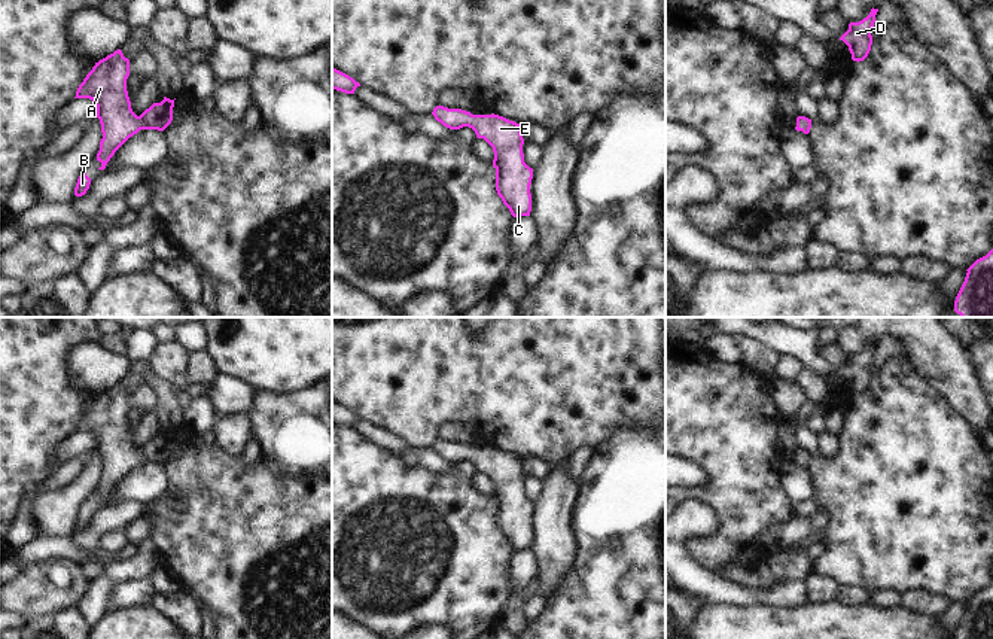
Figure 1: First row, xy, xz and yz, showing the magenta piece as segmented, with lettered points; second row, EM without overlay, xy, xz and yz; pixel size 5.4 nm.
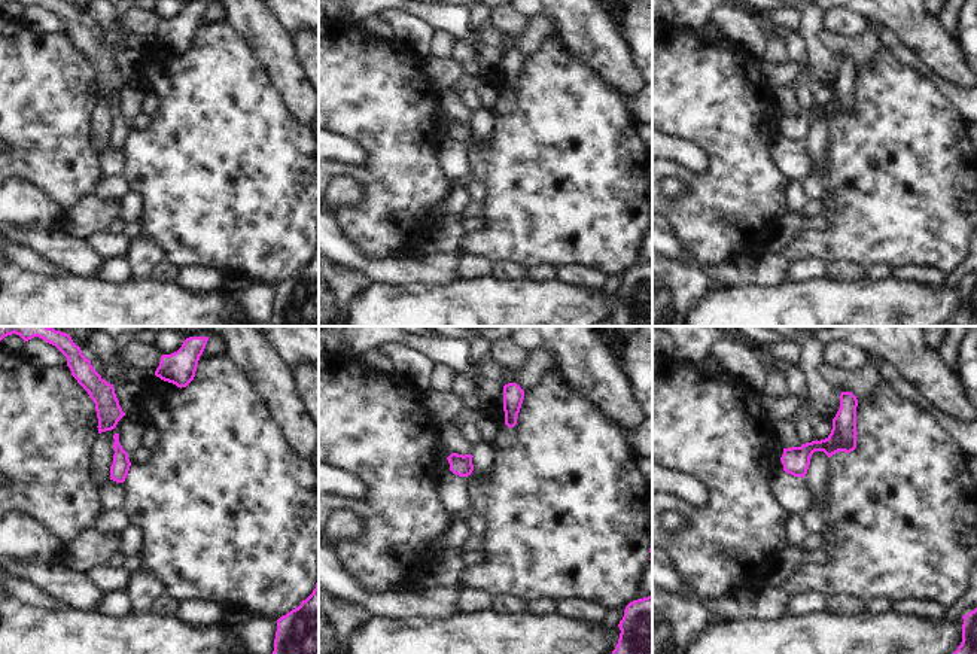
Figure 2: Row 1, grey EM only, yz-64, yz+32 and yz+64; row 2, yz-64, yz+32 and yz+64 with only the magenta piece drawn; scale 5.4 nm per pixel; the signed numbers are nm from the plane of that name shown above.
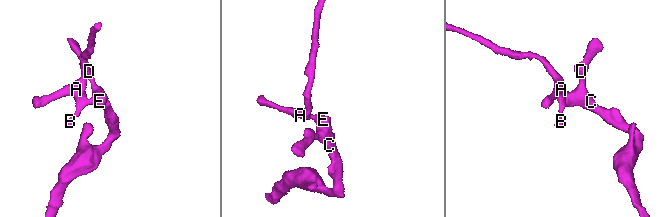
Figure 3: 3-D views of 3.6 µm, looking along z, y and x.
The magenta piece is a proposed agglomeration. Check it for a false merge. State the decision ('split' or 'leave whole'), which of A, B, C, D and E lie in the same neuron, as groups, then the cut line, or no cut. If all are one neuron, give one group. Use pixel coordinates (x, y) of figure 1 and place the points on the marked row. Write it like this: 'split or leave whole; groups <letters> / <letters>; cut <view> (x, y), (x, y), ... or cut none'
leave whole; groups A B C D E; cut none

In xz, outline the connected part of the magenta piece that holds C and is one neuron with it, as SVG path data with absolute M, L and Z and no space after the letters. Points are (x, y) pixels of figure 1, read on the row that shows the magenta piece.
M436 106L435 119L450 130L469 127L494 152L496 191L514 217L530 216L533 168L524 162L521 124L499 115L472 115L462 109Z

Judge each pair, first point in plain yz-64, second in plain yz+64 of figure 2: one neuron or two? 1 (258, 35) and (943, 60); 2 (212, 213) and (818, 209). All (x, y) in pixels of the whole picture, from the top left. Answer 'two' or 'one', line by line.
1: one
2: two

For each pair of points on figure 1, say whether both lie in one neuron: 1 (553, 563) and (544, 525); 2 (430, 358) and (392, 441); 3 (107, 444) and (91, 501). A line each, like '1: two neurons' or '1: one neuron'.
1: one neuron
2: two neurons
3: one neuron

